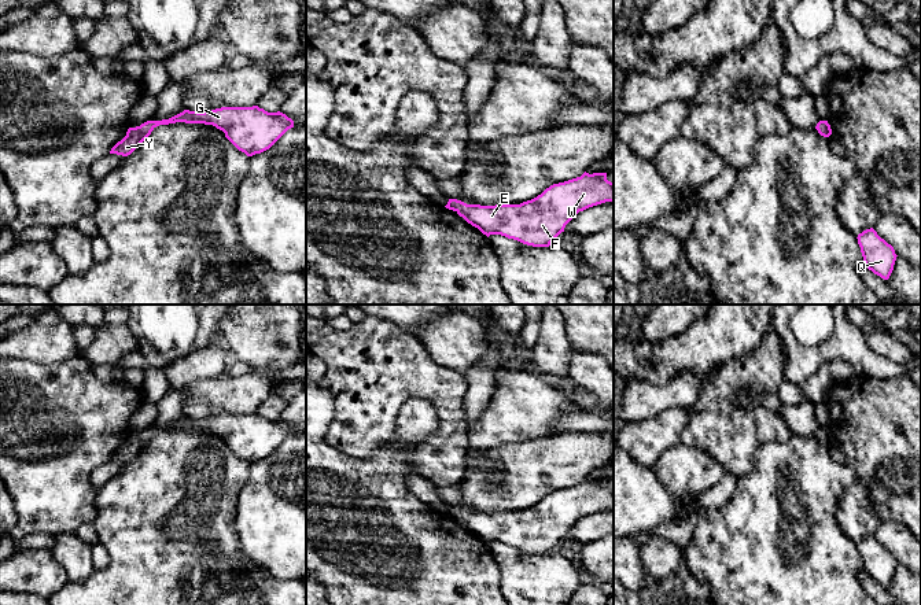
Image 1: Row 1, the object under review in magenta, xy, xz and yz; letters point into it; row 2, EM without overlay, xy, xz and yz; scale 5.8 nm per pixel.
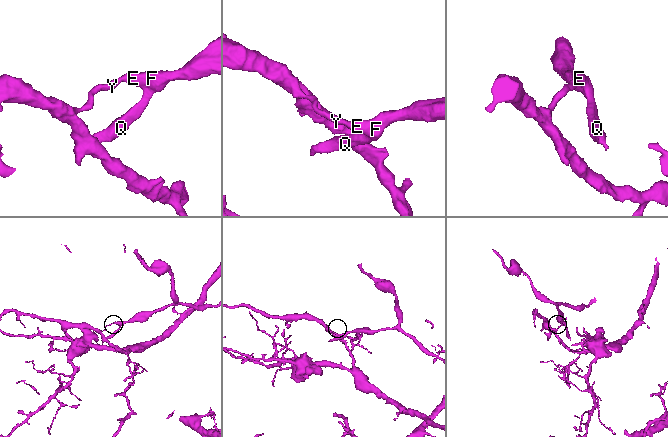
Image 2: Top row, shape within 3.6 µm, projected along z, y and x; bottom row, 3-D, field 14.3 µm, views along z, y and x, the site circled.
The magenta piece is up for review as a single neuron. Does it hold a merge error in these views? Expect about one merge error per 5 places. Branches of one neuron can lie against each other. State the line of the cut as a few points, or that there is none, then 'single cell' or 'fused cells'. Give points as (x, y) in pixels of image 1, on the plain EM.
cut xz (461, 509), (456, 517); fused cells

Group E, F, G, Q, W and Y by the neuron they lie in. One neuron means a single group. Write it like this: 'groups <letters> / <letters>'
groups E F G Q W / Y

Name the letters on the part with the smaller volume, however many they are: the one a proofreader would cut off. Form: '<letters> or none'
E, F, G, Q, W

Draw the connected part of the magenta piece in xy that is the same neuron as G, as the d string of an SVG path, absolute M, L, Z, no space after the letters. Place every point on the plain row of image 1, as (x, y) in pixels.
M258 413L221 414L205 420L184 417L169 427L151 428L151 432L156 435L176 429L213 432L247 464L269 457L288 436L294 435L294 428L285 421L268 420Z

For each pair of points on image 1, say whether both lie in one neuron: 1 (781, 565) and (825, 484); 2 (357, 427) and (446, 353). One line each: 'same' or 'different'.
1: same
2: different

